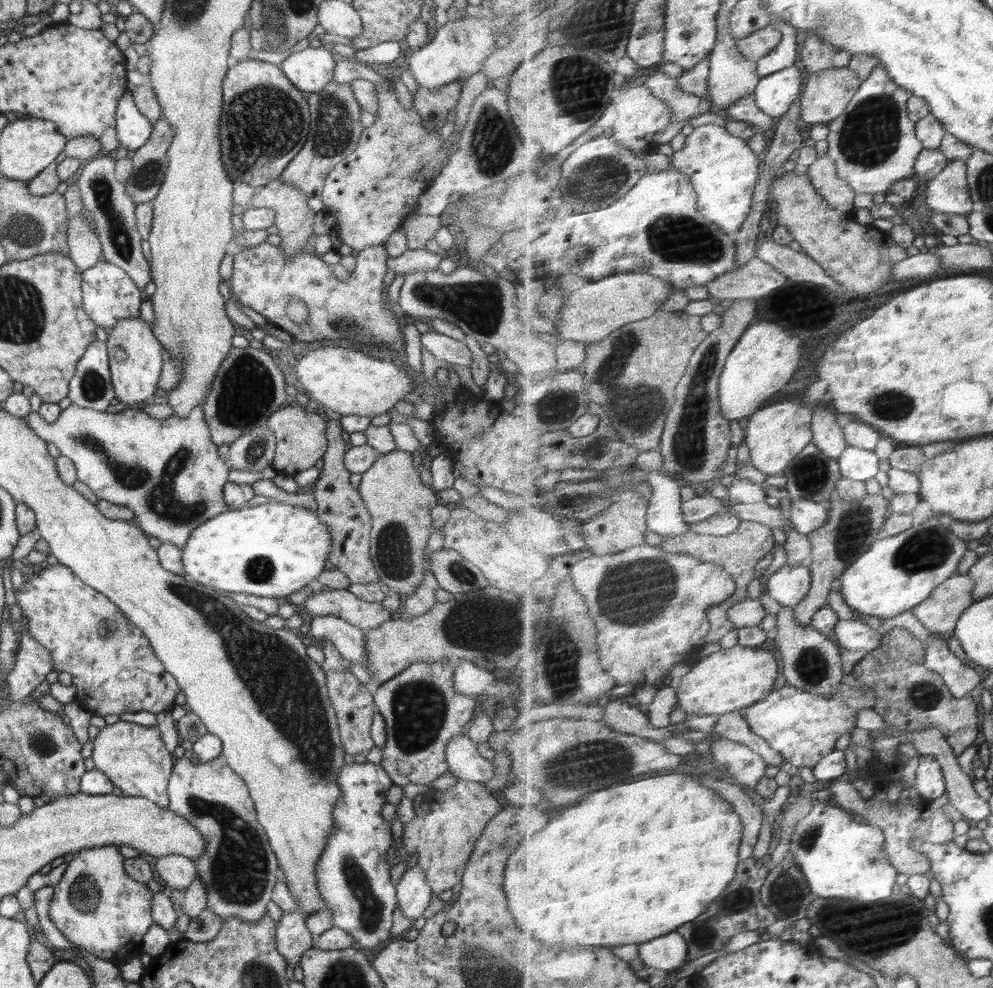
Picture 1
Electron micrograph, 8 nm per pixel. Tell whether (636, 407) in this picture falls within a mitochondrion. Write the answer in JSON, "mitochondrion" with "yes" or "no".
{"mitochondrion":"yes"}

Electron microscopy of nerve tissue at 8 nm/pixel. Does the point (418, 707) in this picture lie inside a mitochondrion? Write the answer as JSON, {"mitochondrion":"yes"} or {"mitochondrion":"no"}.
{"mitochondrion":"yes"}

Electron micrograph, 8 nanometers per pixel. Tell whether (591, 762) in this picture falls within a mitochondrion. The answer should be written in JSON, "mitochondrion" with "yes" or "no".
{"mitochondrion":"yes"}

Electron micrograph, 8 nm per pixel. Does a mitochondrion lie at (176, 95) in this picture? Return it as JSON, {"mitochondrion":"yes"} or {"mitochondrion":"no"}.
{"mitochondrion":"no"}

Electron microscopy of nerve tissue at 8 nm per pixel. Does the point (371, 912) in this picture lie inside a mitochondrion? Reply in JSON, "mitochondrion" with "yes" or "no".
{"mitochondrion":"yes"}

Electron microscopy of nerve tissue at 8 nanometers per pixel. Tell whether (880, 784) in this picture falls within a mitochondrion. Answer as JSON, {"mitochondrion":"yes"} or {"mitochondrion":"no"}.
{"mitochondrion":"no"}

